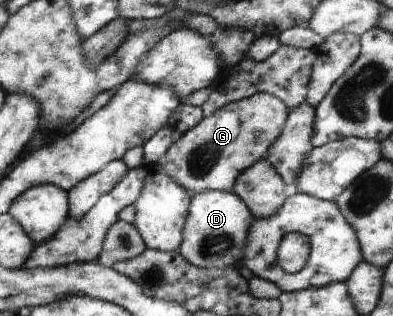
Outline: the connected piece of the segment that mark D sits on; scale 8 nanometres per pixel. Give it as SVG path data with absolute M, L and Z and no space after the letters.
M204 190L194 194L179 253L200 268L240 269L243 266L248 229L254 220L249 206L233 192Z

